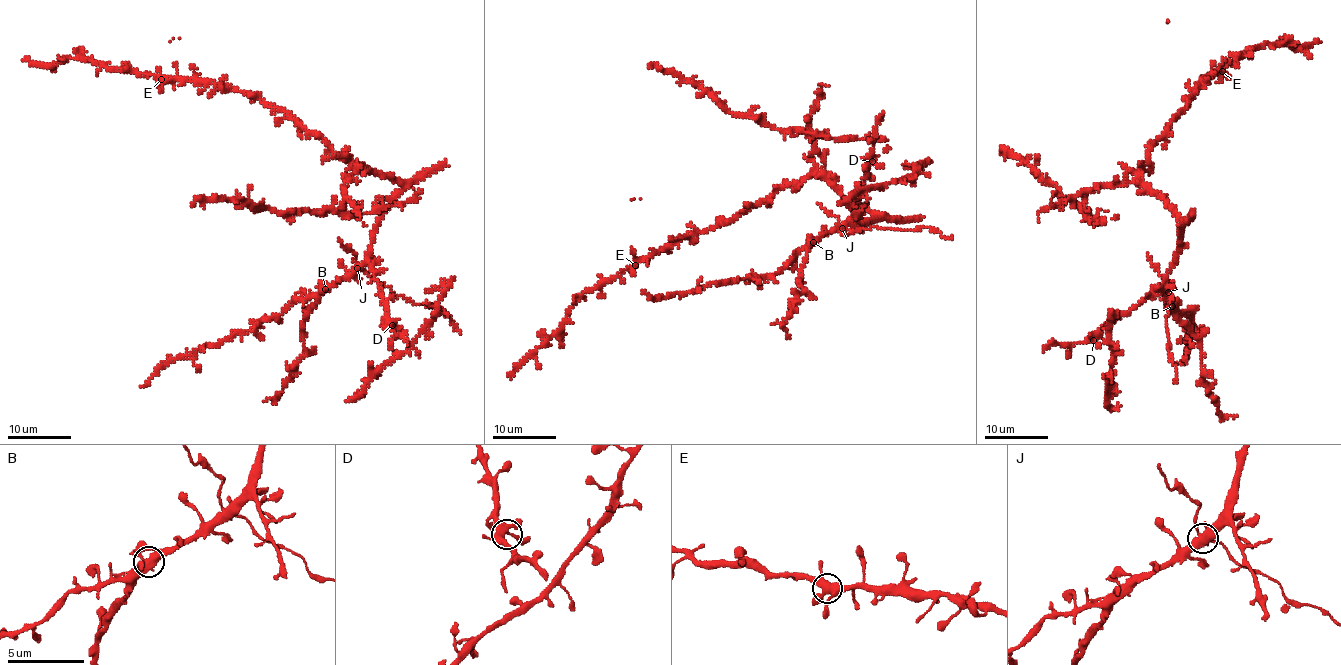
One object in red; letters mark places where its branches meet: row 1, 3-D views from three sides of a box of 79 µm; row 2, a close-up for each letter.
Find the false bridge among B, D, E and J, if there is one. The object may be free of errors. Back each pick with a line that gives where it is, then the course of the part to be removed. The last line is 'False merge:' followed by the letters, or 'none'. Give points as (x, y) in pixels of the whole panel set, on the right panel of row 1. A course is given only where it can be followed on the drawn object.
False merge: none

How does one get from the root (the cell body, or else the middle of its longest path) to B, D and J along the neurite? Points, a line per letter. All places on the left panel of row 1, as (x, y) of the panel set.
B: (363, 168), (400, 182), (403, 191), (381, 219), (369, 254), (355, 269), (325, 289)
D: (363, 168), (403, 185), (403, 191), (379, 222), (369, 257), (371, 269), (385, 303), (386, 320), (392, 325)
J: (363, 168), (400, 182), (403, 191), (381, 219), (369, 254), (358, 268)

